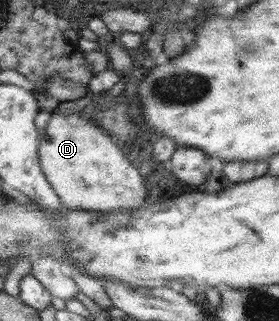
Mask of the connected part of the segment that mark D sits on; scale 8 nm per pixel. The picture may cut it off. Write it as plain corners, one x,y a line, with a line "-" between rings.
52,113
39,145
41,168
61,202
71,211
133,211
145,207
151,198
143,168
127,159
126,151
115,143
87,114

